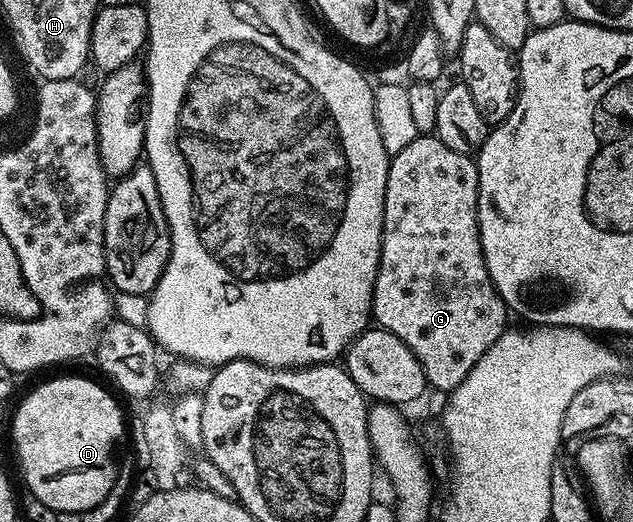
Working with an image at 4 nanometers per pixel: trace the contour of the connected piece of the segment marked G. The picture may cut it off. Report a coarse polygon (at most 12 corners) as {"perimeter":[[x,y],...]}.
{"perimeter":[[419,135],[392,154],[372,320],[430,386],[507,328],[479,171]]}

